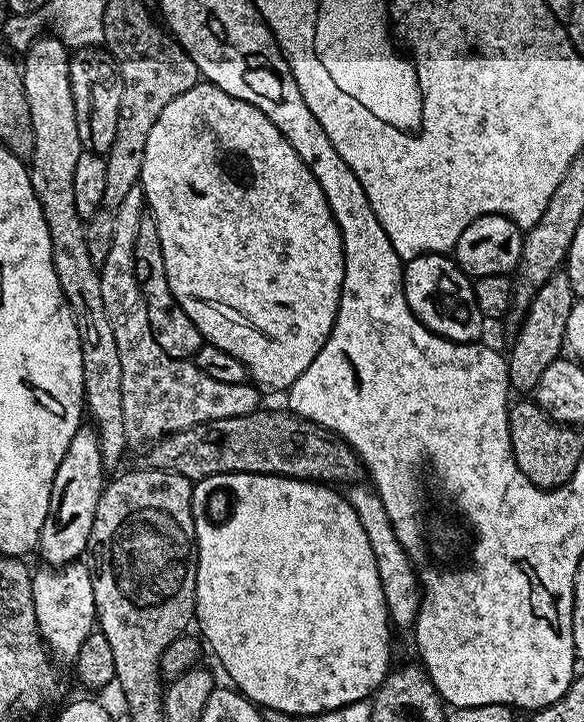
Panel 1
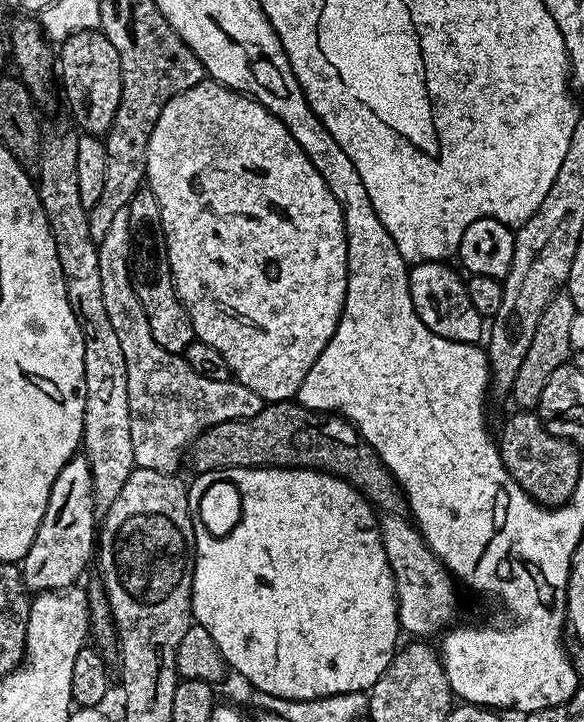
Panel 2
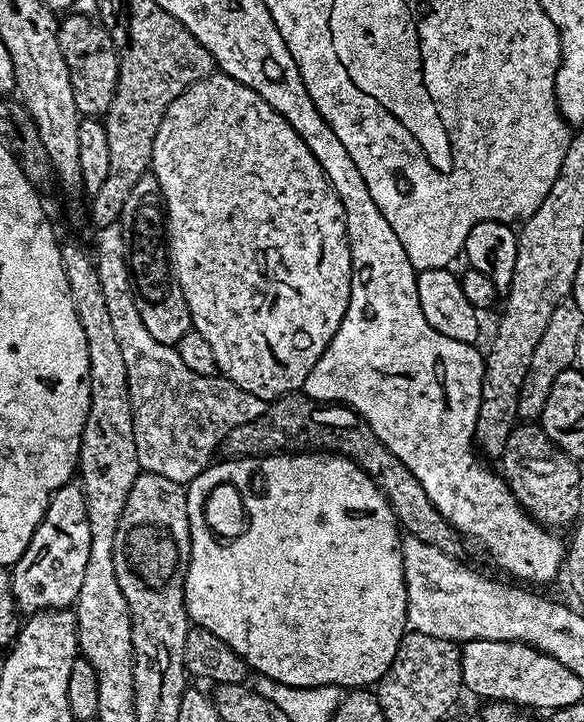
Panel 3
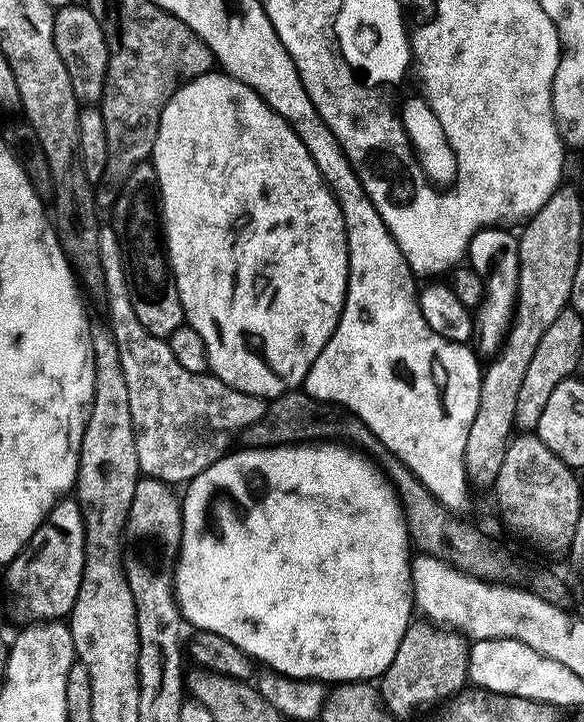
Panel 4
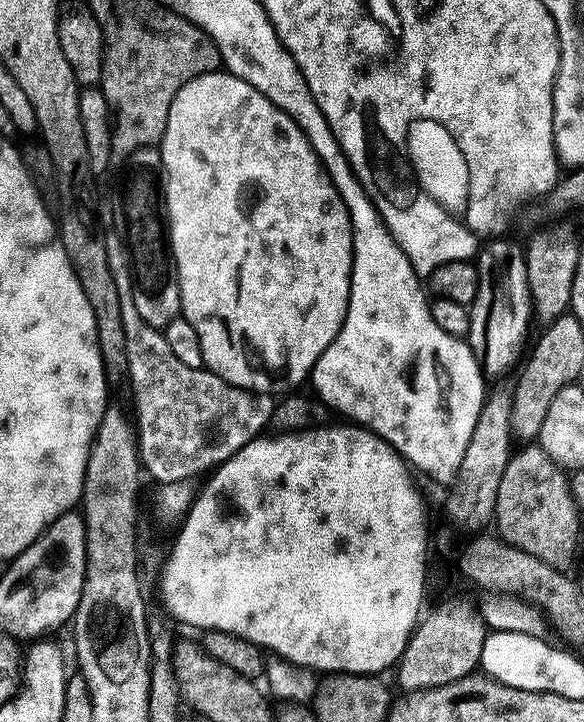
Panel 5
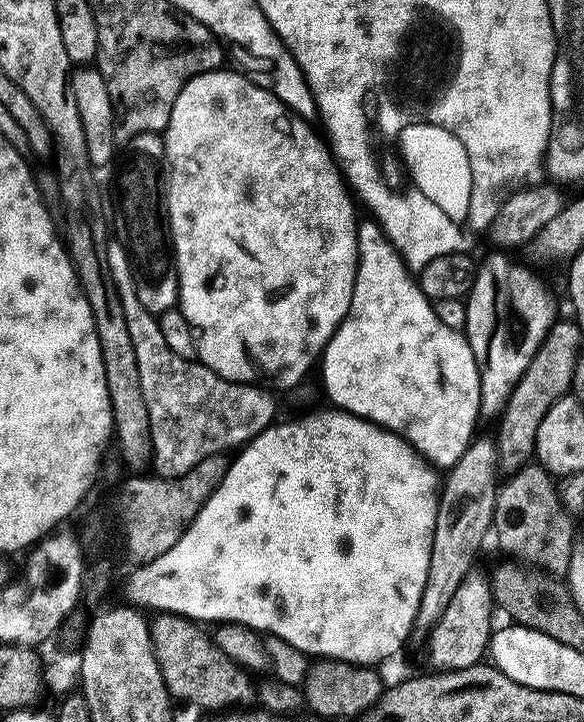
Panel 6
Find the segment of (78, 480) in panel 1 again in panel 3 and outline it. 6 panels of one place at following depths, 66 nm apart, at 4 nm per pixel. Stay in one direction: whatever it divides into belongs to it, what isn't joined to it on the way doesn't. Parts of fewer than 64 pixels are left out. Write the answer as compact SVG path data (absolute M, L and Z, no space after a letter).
M79 483L64 484L54 493L48 503L43 522L36 527L30 538L28 548L11 565L12 597L16 599L16 607L21 613L35 614L57 608L71 609L78 598L78 590L82 590L82 574L86 574L86 558L90 558L90 526L86 518L86 502L84 489Z

